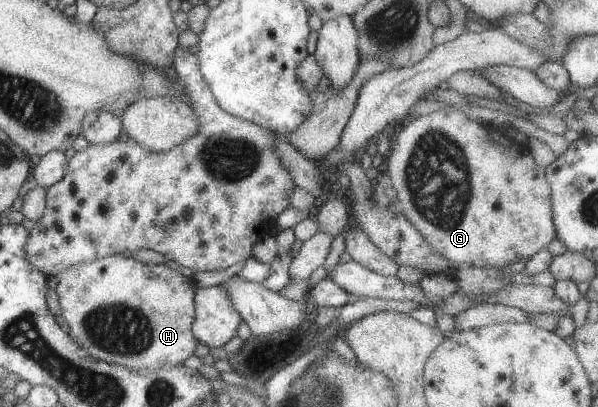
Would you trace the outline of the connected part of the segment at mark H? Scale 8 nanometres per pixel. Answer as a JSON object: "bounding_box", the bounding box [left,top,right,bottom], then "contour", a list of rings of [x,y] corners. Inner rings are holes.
{"bounding_box":[50,254,198,369],"contour":[[[128,254],[111,255],[67,267],[50,283],[58,296],[60,319],[66,323],[67,334],[96,359],[130,369],[161,369],[181,364],[198,345],[190,329],[197,286],[164,264],[142,263]]]}

